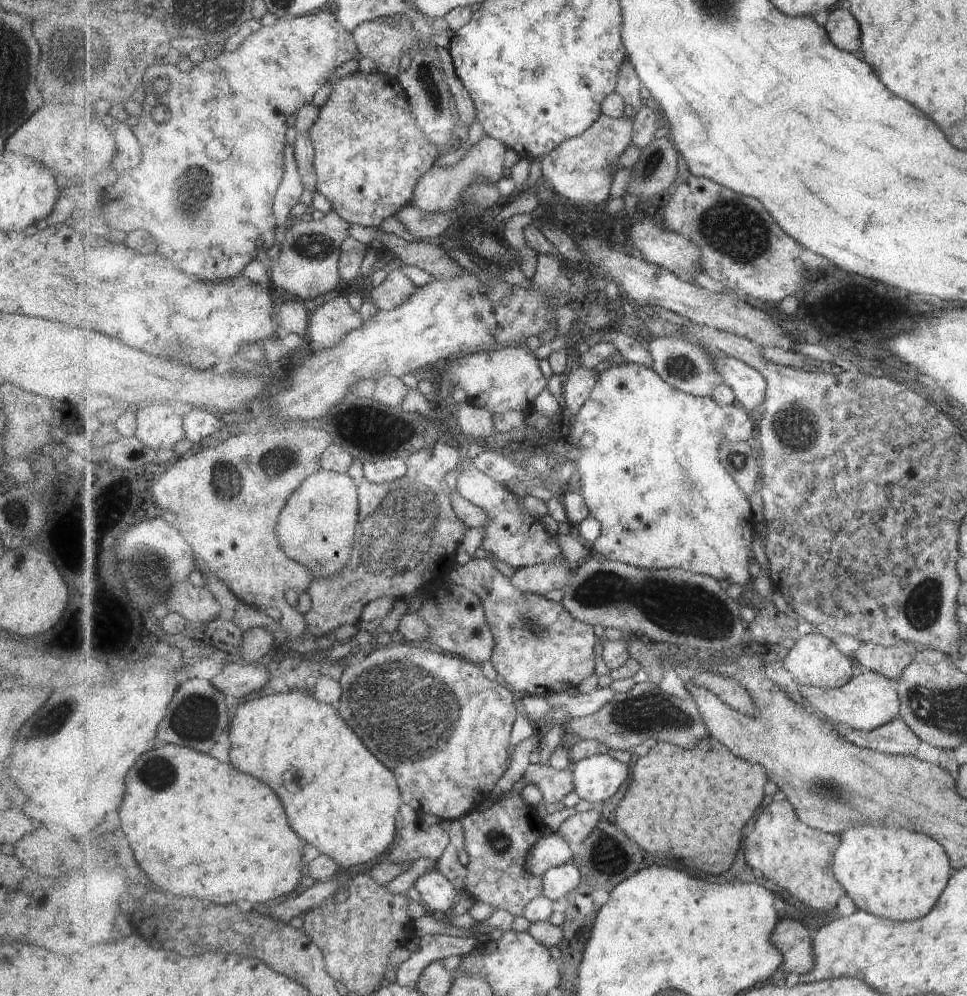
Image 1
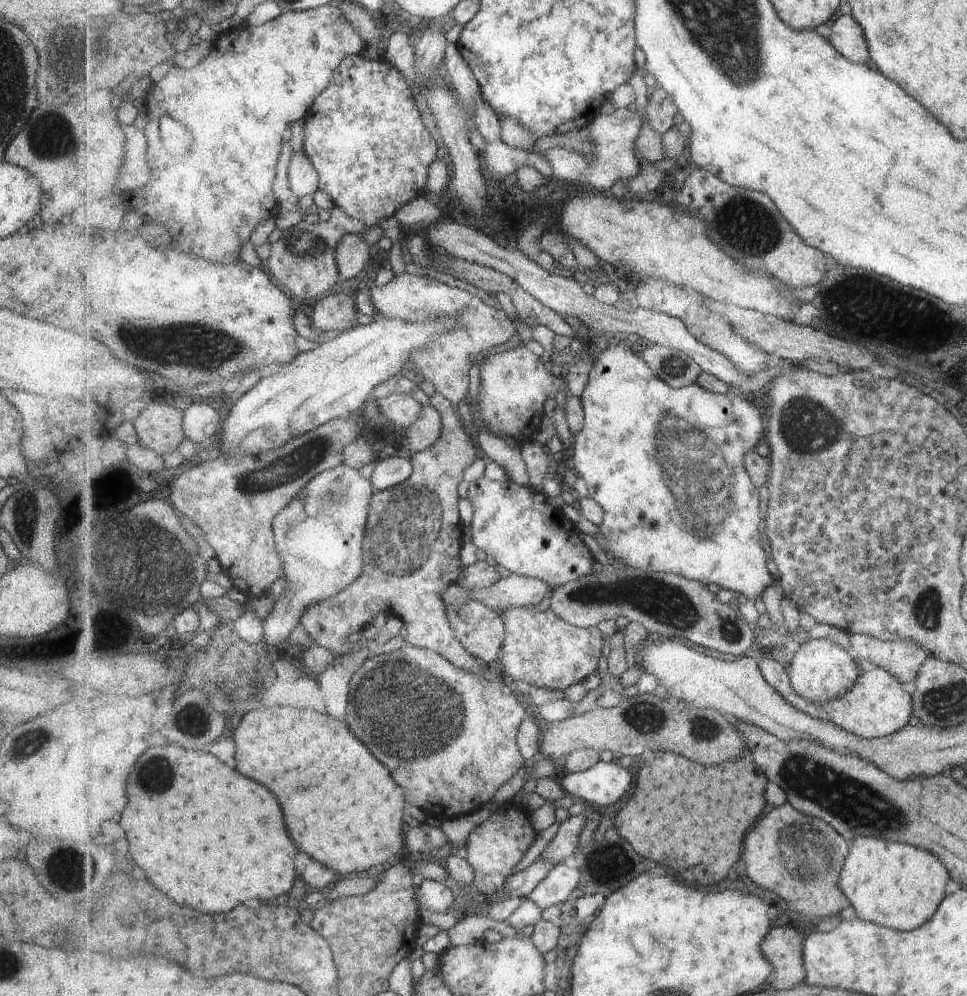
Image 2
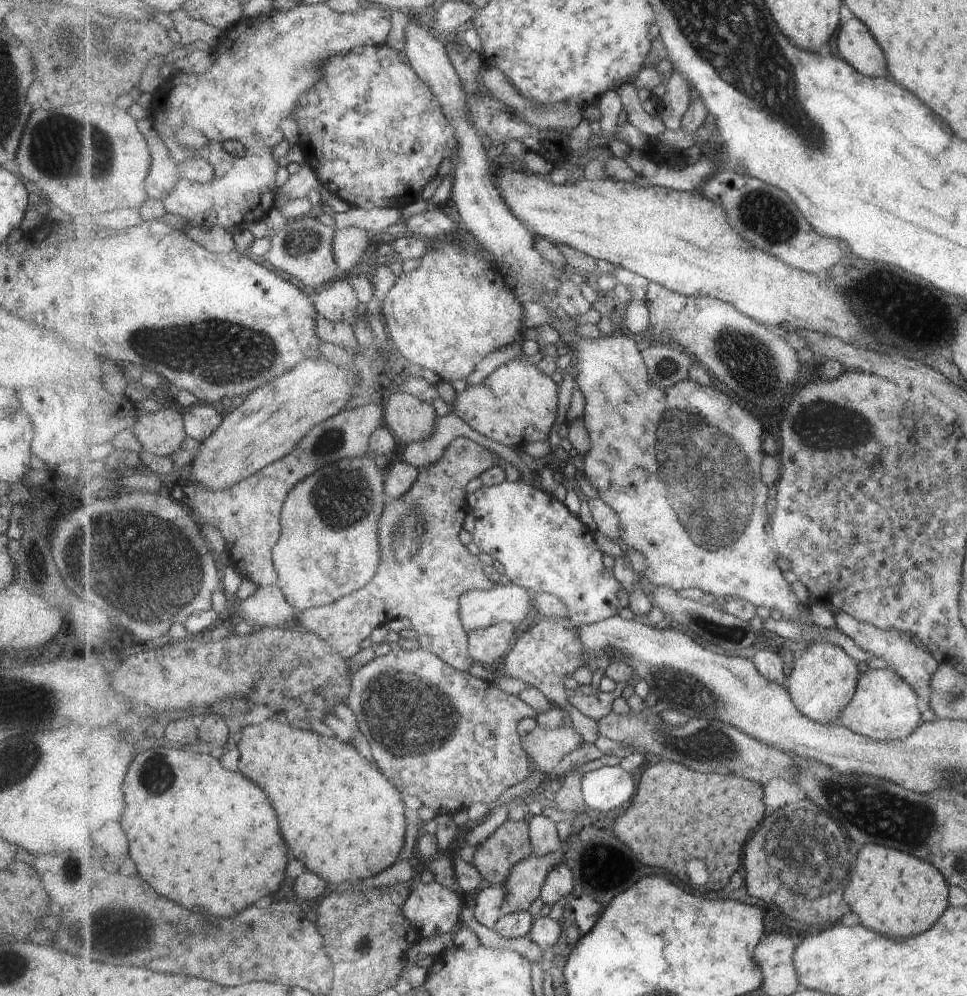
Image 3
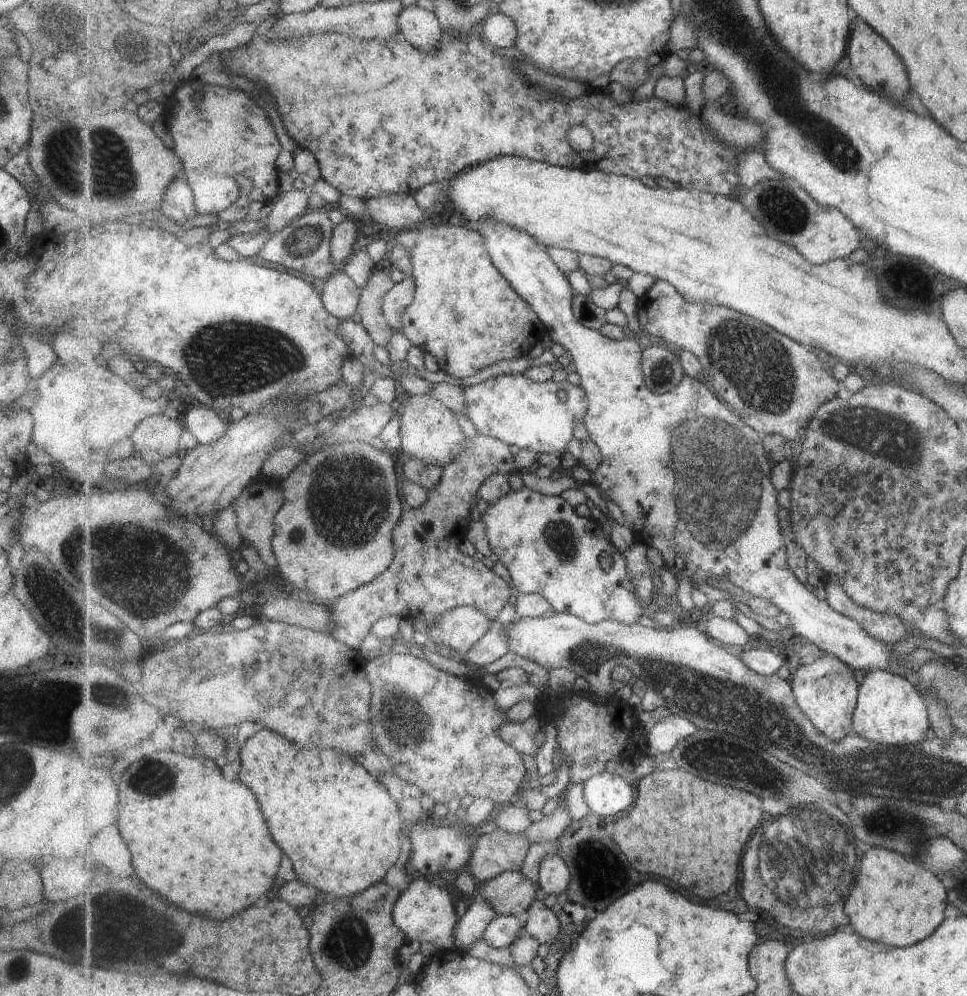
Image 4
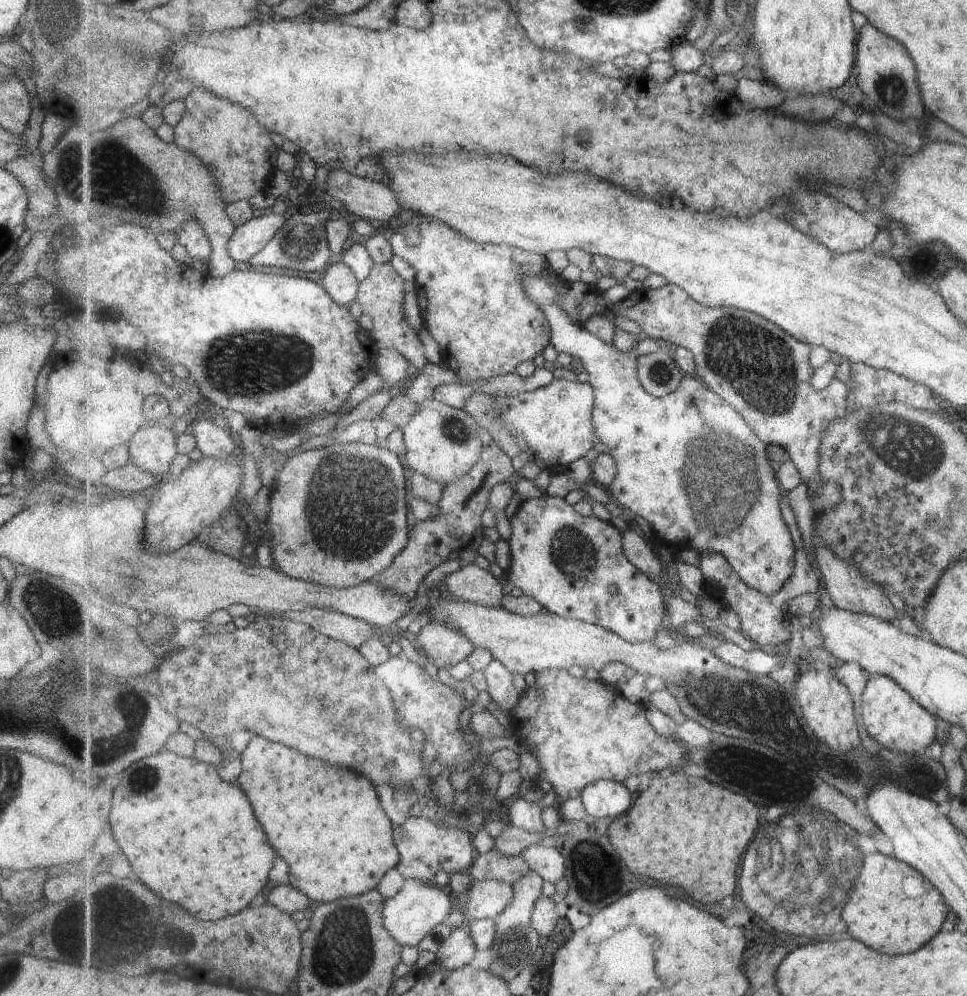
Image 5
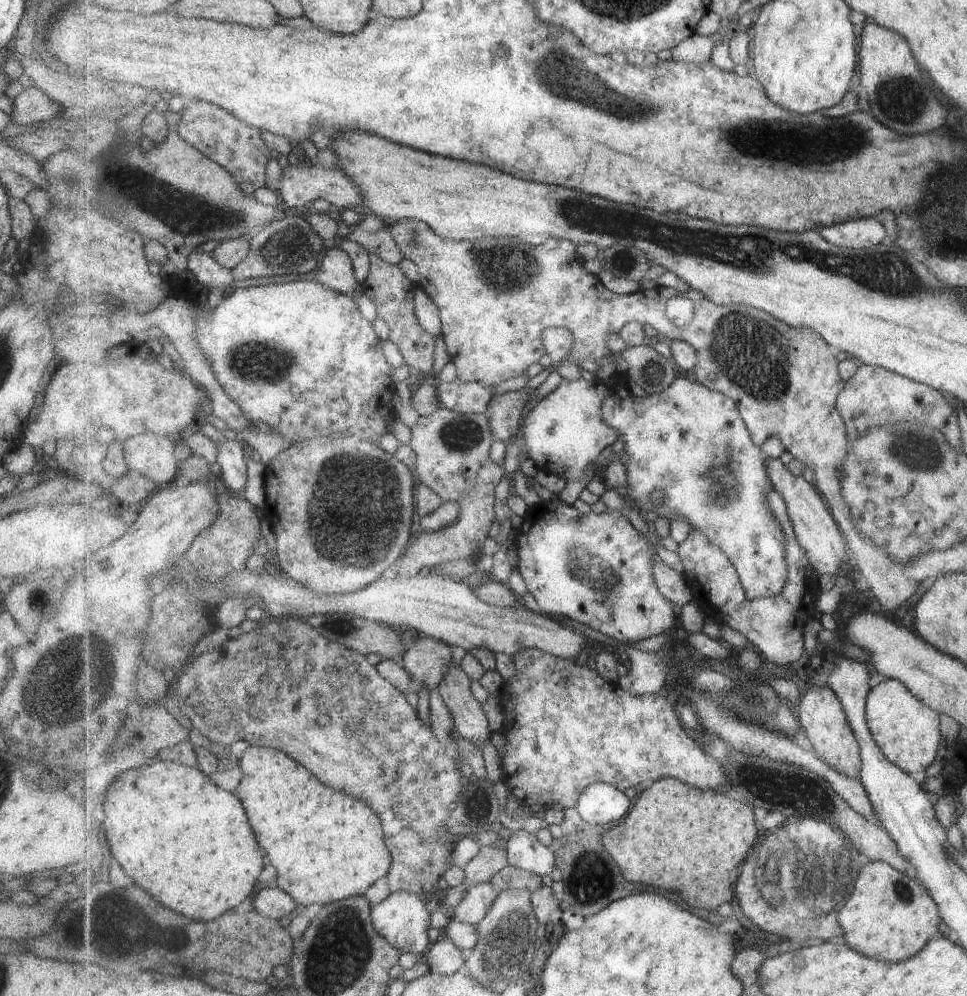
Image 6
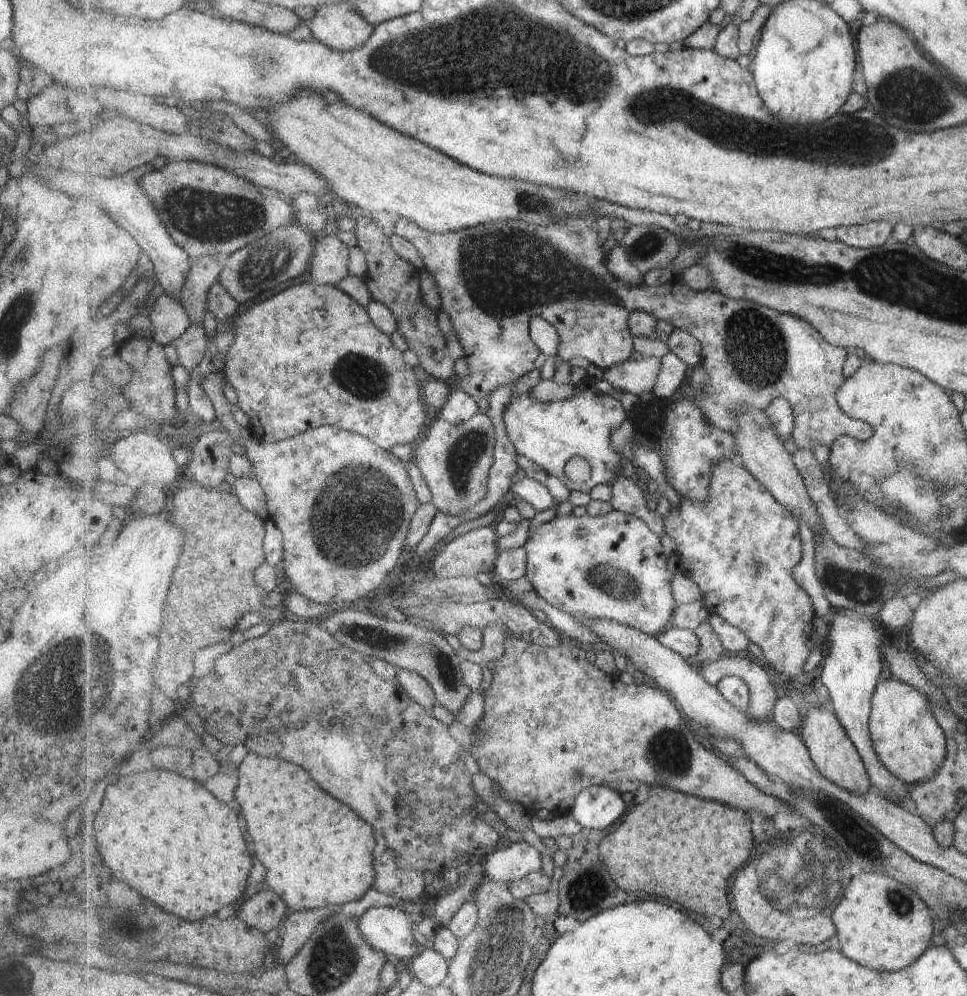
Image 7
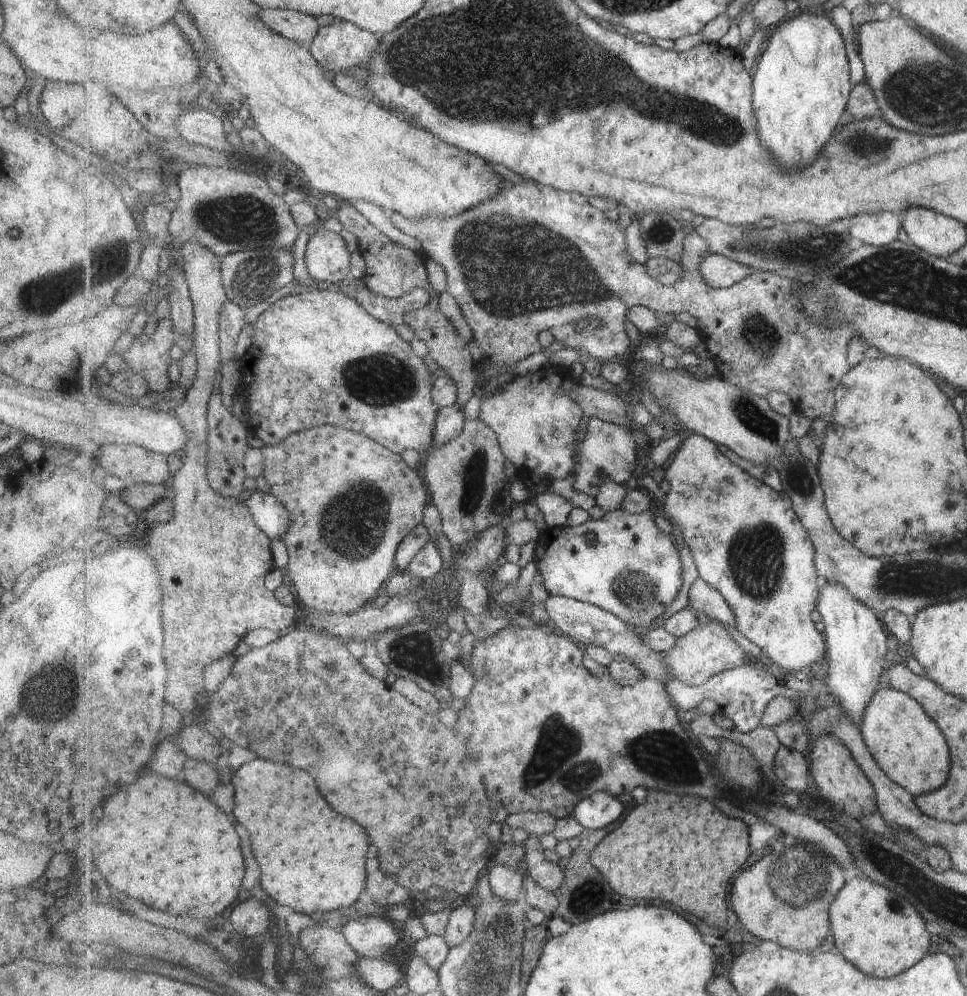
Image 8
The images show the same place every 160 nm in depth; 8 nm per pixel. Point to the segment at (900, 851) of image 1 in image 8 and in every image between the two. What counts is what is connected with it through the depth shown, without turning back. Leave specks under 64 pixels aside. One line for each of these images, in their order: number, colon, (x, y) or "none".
2: (895, 885)
3: (895, 894)
4: (896, 902)
5: (884, 913)
6: (889, 917)
7: (882, 923)
8: (877, 930)

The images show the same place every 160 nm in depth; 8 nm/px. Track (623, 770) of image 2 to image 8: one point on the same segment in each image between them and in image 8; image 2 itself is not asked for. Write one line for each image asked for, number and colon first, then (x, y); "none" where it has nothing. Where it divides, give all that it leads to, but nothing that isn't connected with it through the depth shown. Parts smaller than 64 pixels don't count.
3: (610, 787)
4: (607, 795)
5: (602, 800)
6: (600, 804)
7: (598, 807)
8: (601, 809)

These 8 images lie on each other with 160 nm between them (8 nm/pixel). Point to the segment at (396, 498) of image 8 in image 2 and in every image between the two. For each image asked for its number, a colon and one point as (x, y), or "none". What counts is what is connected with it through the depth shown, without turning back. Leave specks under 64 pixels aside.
2: (320, 536)
3: (320, 561)
4: (335, 532)
5: (322, 531)
6: (341, 509)
7: (327, 484)

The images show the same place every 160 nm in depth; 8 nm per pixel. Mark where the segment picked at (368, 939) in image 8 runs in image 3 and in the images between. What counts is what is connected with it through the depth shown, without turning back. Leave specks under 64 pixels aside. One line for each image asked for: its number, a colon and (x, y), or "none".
3: (435, 910)
4: (425, 912)
5: (410, 915)
6: (404, 919)
7: (388, 929)

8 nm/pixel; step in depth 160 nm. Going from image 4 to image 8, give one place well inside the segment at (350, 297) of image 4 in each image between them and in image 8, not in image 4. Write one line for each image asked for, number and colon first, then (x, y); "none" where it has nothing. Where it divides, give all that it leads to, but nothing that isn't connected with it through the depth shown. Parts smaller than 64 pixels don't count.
5: (338, 279)
6: (336, 271)
7: (330, 262)
8: (327, 259)

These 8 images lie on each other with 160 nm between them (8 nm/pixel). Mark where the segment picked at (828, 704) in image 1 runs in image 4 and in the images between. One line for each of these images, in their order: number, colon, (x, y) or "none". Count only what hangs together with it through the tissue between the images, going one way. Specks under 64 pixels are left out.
2: (875, 707)
3: (883, 708)
4: (889, 712)

